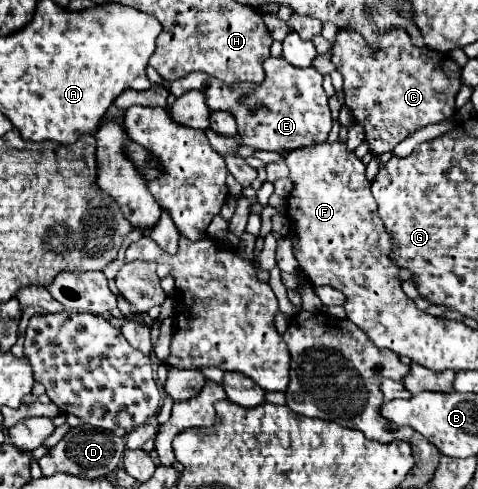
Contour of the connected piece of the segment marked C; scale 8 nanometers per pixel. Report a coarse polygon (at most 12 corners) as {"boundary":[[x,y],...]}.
{"boundary":[[339,29],[333,63],[371,153],[455,115],[461,69],[393,29]]}

